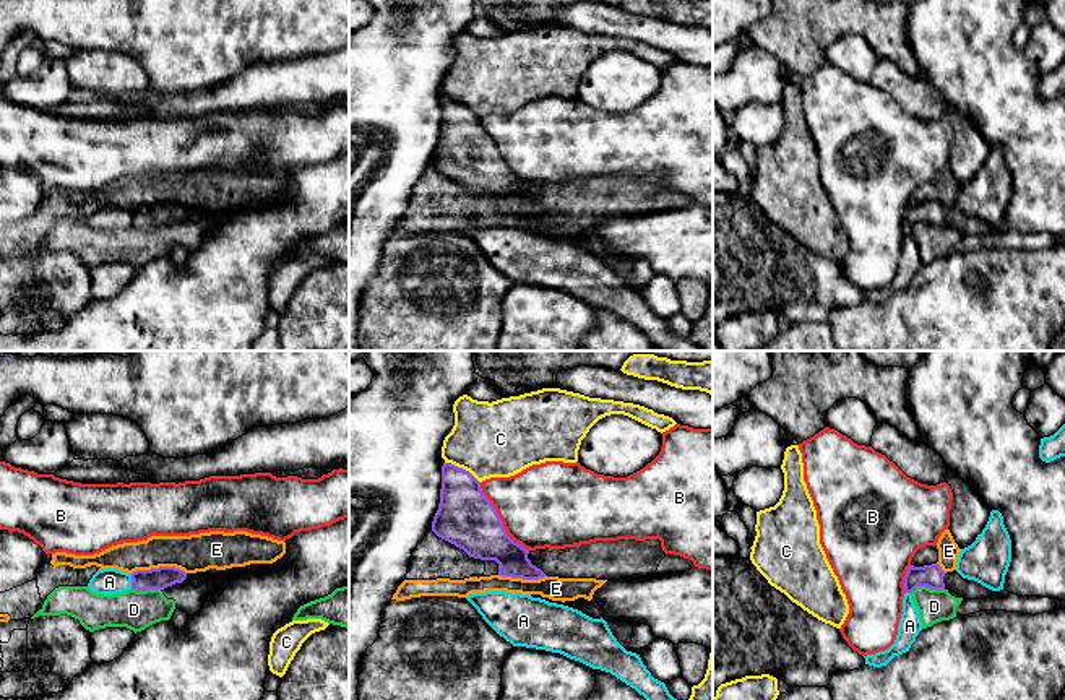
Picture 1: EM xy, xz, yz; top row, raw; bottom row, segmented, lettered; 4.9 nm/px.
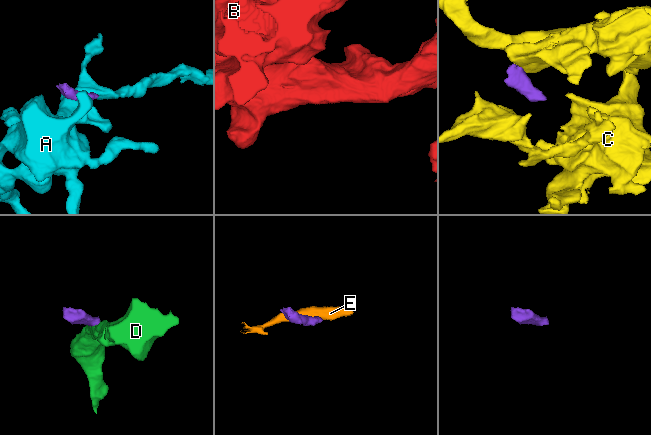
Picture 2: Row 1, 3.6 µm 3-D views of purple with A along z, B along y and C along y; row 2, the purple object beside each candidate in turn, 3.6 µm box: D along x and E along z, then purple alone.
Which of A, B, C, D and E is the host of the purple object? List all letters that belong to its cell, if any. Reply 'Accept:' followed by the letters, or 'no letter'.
Accept: no letter

